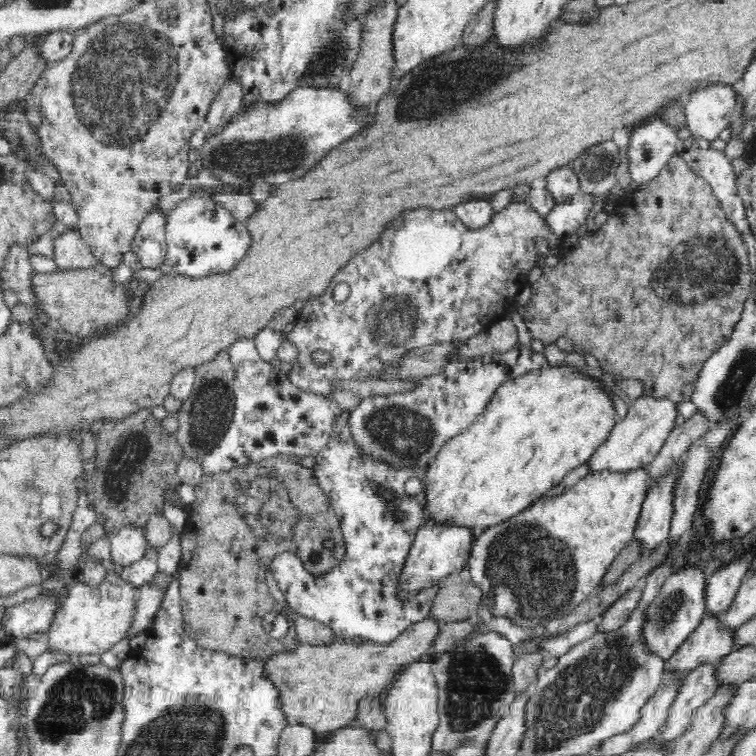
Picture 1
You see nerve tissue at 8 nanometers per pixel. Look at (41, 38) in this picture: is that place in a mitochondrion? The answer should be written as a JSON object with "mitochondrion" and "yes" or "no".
{"mitochondrion":"no"}

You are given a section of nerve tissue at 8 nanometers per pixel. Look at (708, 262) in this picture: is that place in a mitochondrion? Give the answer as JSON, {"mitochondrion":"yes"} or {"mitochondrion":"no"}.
{"mitochondrion":"yes"}

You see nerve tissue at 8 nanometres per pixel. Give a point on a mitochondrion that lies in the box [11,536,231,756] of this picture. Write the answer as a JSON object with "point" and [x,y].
{"point":[79,702]}

